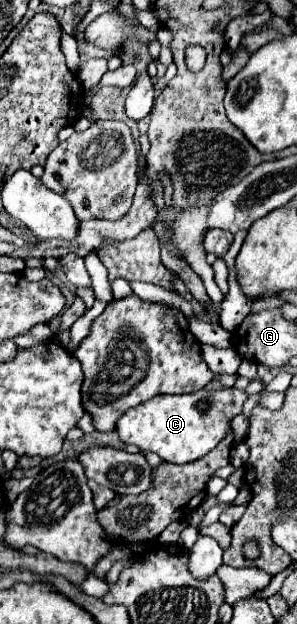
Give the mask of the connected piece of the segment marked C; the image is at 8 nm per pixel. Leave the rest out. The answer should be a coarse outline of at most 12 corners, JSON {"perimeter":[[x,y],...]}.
{"perimeter":[[247,394],[153,396],[117,420],[121,442],[189,464],[231,432]]}

